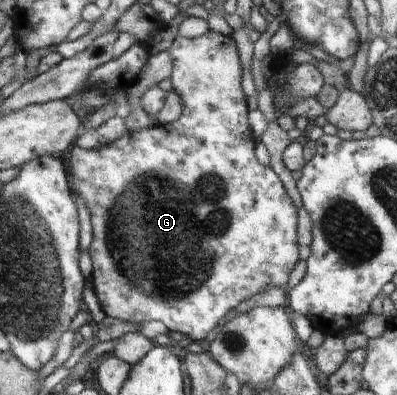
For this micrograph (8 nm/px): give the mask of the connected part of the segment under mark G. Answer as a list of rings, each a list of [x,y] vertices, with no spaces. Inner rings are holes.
[[[209,29],[206,34],[193,39],[176,36],[169,47],[172,56],[172,72],[170,82],[173,90],[180,95],[183,104],[182,114],[178,120],[166,125],[159,125],[130,133],[120,140],[102,144],[95,149],[84,149],[74,146],[70,151],[68,164],[70,165],[70,178],[73,180],[74,194],[78,194],[86,204],[91,217],[93,241],[88,248],[93,264],[92,288],[100,306],[105,314],[112,318],[118,318],[122,322],[134,322],[142,324],[151,320],[160,320],[170,334],[177,332],[185,336],[185,341],[203,340],[210,338],[214,330],[235,315],[238,306],[242,302],[251,299],[258,292],[268,290],[270,286],[288,290],[288,274],[292,266],[298,262],[298,246],[296,244],[296,206],[288,192],[284,188],[280,178],[271,168],[264,168],[258,164],[254,156],[254,138],[250,132],[251,124],[248,124],[248,108],[246,108],[246,96],[240,88],[240,58],[237,44],[231,35]]]

